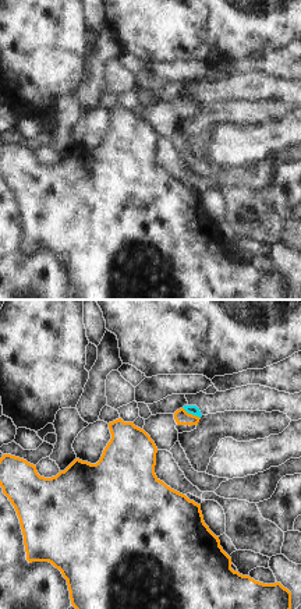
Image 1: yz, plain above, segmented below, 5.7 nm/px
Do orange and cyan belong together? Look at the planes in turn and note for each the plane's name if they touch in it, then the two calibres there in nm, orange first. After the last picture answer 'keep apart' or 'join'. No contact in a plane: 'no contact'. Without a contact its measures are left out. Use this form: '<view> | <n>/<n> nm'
yz | 90/60 nm

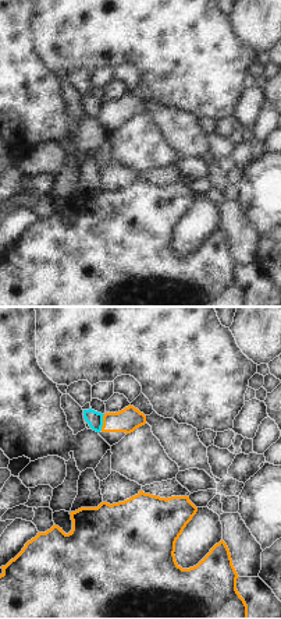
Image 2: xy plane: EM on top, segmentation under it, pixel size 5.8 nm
xy | 140/90 nm

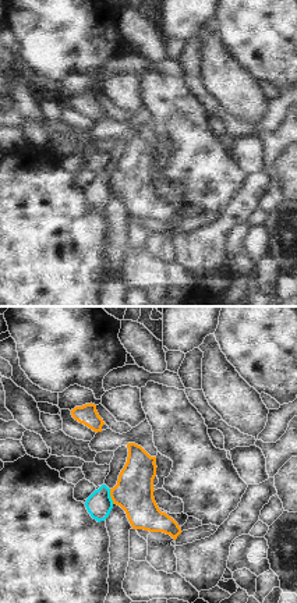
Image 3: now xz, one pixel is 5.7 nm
xz | 220/150 nm

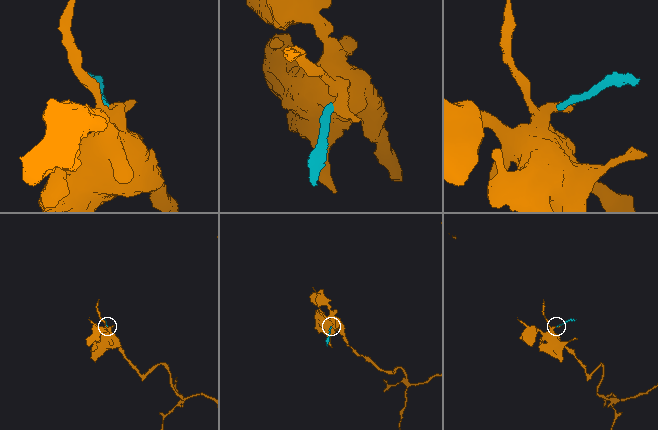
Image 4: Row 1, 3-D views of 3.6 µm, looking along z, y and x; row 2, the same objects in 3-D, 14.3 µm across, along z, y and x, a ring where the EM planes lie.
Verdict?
keep apart

